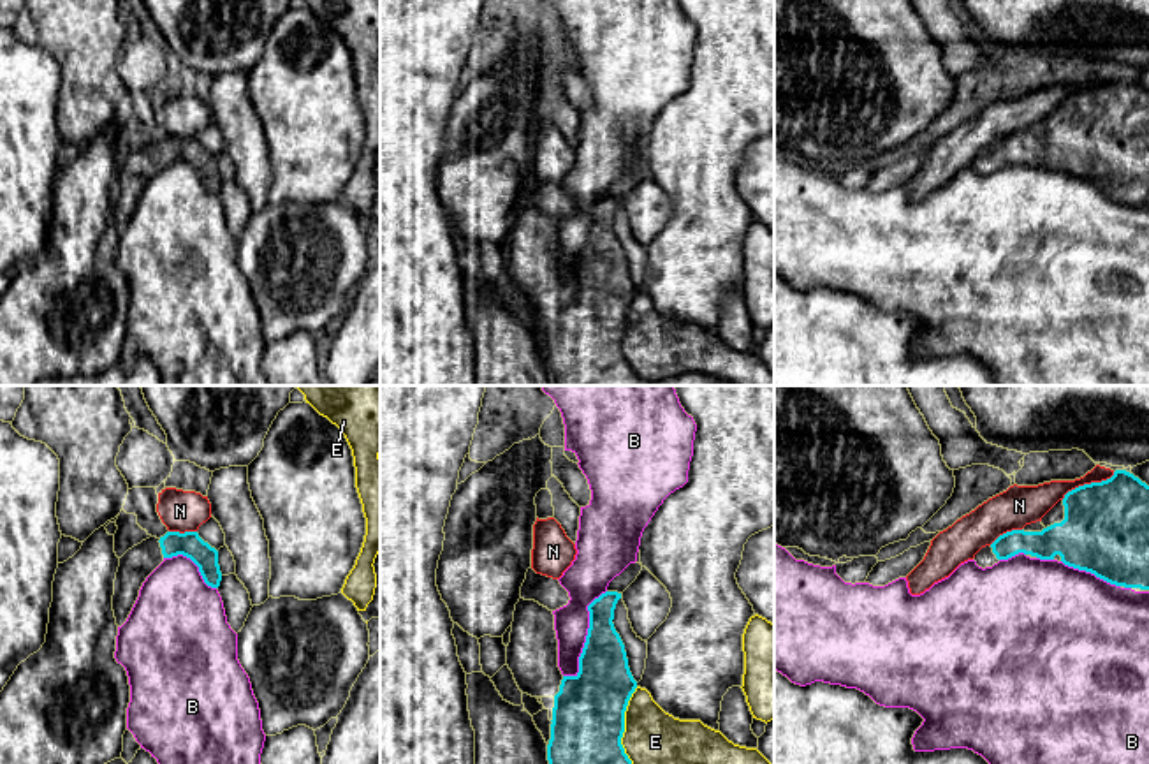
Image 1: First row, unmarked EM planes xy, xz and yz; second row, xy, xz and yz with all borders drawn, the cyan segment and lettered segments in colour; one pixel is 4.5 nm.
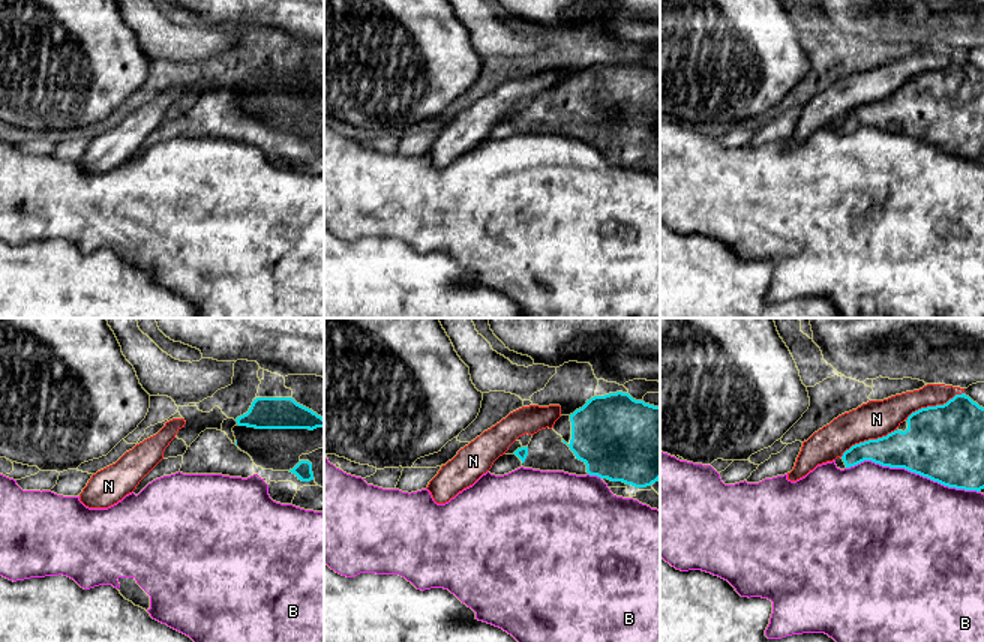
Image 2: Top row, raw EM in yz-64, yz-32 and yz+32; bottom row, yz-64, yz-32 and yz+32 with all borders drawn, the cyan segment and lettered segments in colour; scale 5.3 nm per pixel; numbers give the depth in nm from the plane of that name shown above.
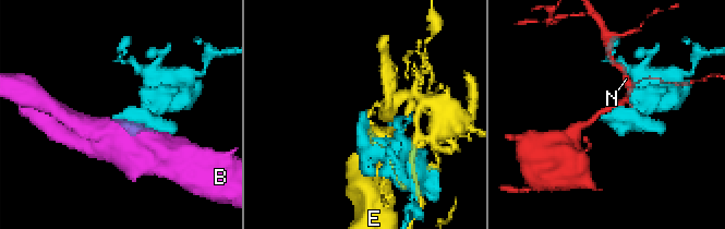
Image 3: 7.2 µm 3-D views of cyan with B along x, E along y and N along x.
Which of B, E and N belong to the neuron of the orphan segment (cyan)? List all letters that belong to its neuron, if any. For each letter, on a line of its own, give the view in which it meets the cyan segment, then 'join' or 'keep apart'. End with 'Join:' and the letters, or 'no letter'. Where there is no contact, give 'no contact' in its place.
B: xz | keep apart
E: xz | keep apart
N: yz | keep apart
Join: no letter

